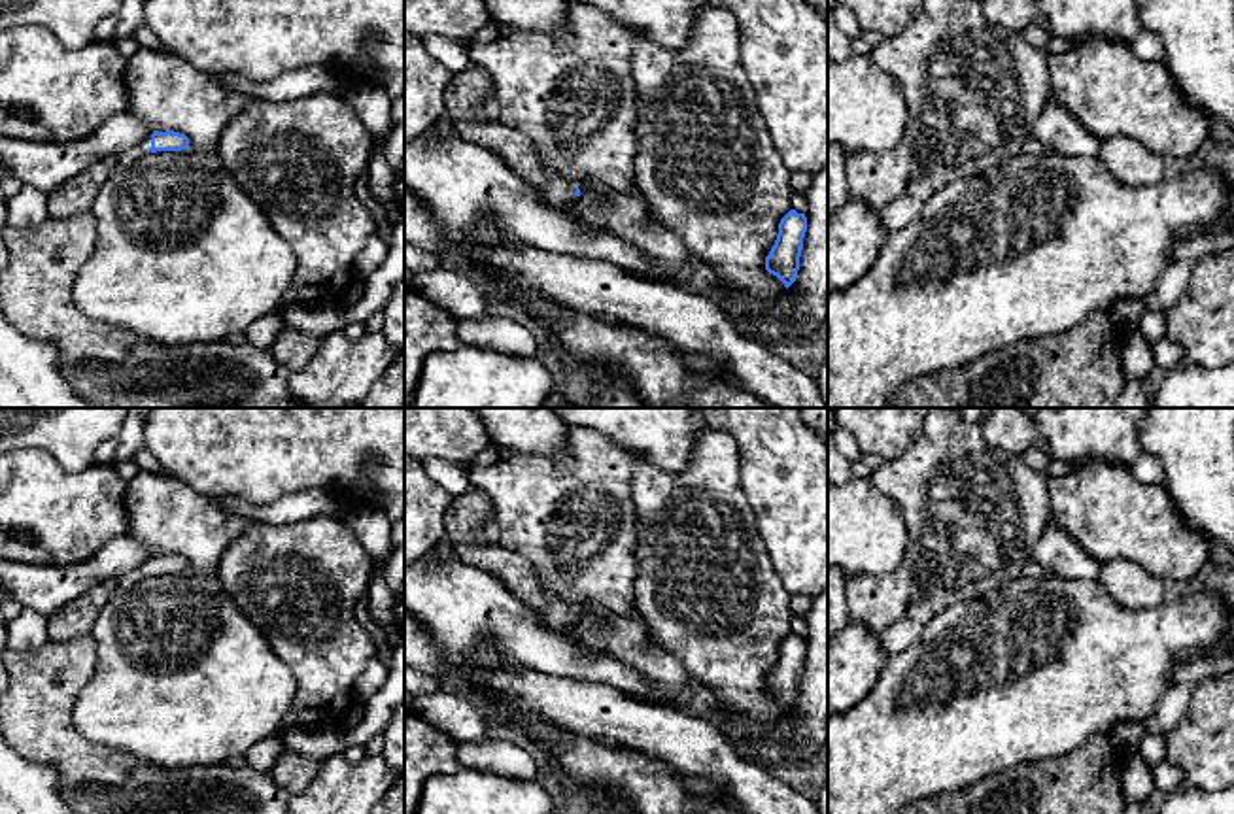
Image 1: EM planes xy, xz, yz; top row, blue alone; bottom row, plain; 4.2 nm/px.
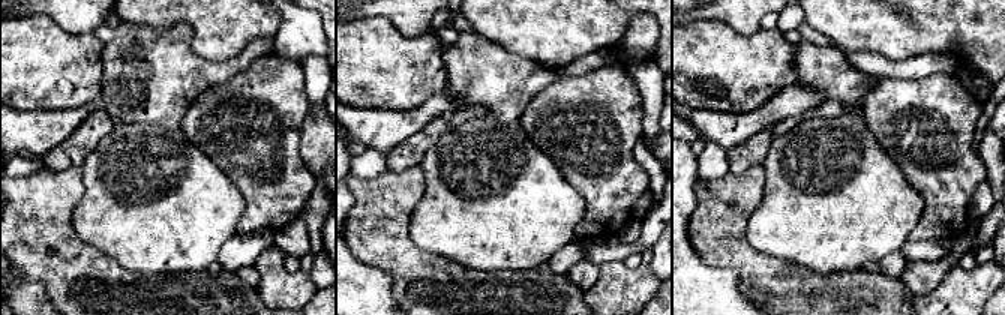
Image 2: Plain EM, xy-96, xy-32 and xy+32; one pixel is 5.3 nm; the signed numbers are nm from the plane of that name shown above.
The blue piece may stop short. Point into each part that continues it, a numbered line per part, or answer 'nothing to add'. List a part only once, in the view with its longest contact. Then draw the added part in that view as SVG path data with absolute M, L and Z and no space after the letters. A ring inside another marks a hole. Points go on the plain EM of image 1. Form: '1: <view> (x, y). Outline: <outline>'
1: xy (127, 580). Outline: M151 559L117 578L117 591L129 591L142 580L151 578Z

